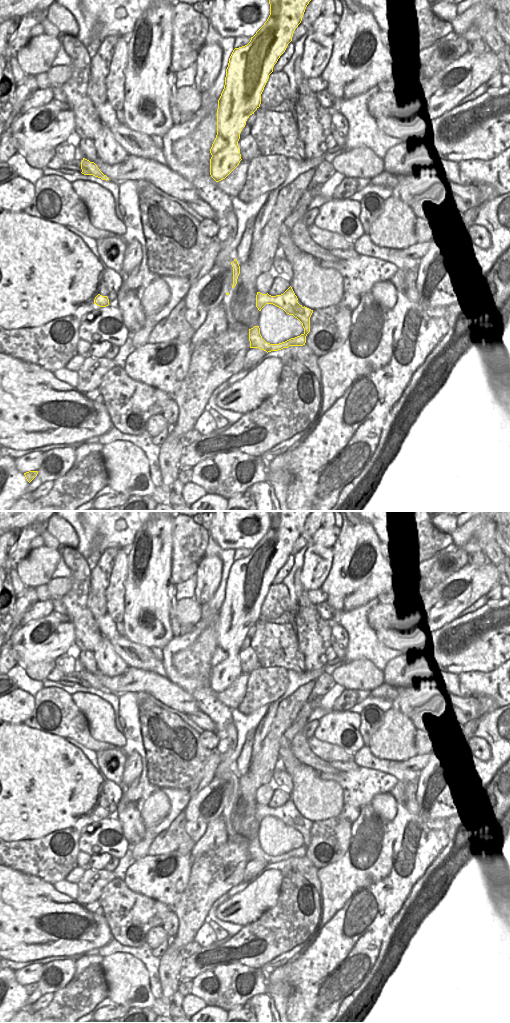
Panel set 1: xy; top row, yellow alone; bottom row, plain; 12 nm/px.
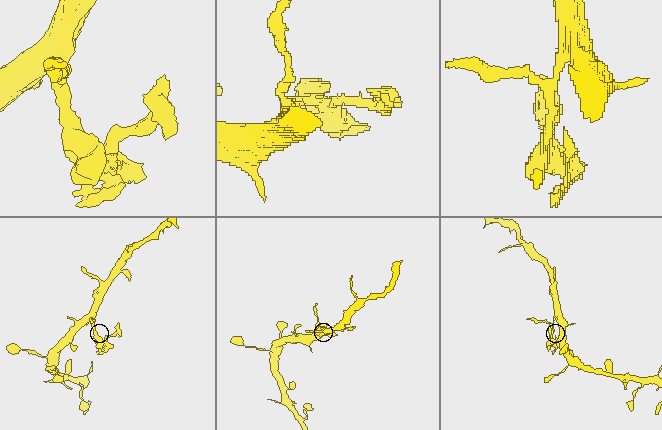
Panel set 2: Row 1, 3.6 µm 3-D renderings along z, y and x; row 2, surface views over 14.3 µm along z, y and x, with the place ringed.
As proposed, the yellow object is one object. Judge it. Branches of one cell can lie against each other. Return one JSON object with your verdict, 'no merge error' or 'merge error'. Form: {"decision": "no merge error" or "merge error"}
{"decision": "merge error"}

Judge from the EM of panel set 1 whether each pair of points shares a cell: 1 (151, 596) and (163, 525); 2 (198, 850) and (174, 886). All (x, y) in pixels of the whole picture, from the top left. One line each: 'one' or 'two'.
1: one
2: two

